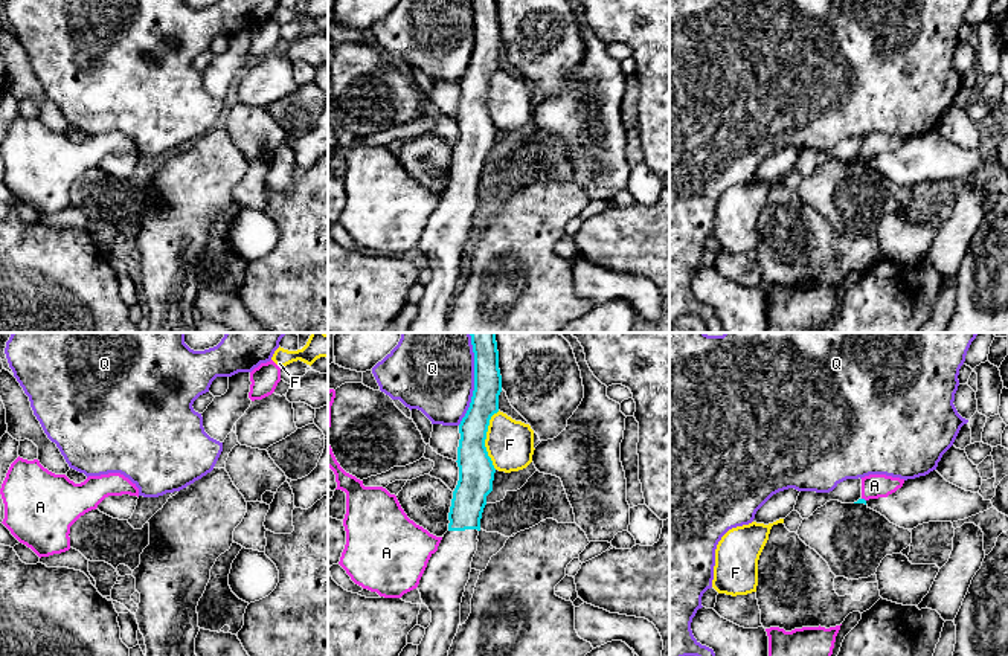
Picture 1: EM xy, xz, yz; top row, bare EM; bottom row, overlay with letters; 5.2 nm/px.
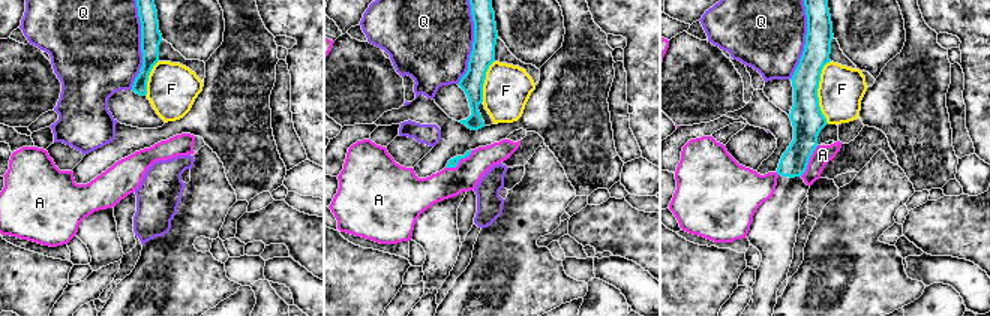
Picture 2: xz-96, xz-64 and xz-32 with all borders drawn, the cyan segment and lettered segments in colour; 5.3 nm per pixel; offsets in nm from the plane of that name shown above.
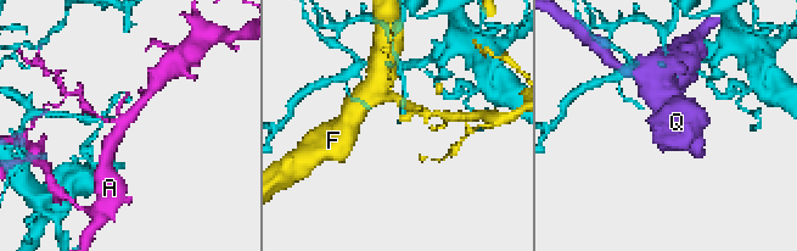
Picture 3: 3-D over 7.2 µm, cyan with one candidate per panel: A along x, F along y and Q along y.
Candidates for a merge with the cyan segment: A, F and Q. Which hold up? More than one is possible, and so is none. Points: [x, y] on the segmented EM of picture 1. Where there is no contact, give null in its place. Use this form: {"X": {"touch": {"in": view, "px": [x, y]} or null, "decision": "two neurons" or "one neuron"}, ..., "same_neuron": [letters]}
{"A": {"touch": {"in": "yz", "px": [863, 499]}, "decision": "two neurons"}, "F": {"touch": {"in": "xz", "px": [485, 438]}, "decision": "two neurons"}, "Q": {"touch": {"in": "xz", "px": [475, 379]}, "decision": "two neurons"}, "same_neuron": []}

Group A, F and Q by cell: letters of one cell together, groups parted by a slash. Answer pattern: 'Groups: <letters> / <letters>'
Groups: A / F / Q

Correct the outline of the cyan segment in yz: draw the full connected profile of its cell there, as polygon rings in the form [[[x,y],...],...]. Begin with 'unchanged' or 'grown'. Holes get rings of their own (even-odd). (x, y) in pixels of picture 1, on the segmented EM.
grown | [[[936,470],[904,481],[903,487],[888,497],[859,499],[854,503],[865,503],[904,529],[929,522],[953,523],[994,508],[991,500],[947,482]]]

